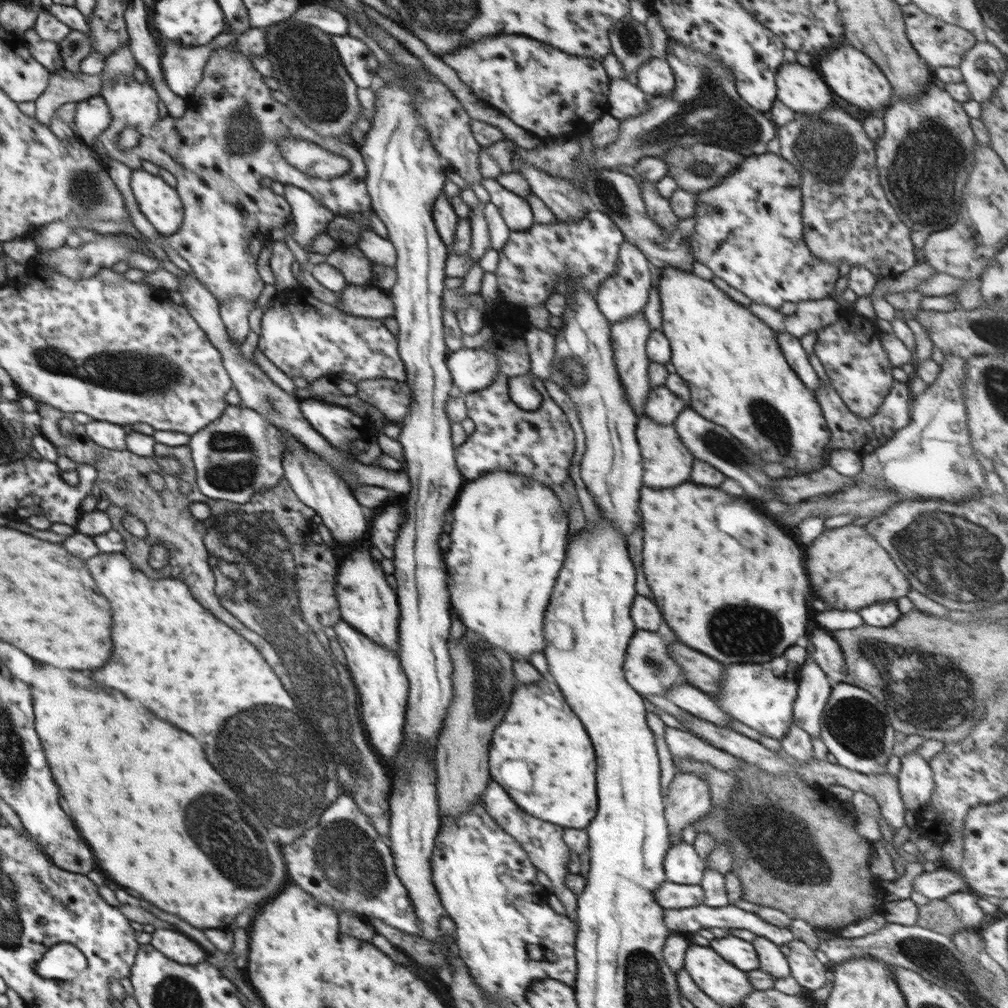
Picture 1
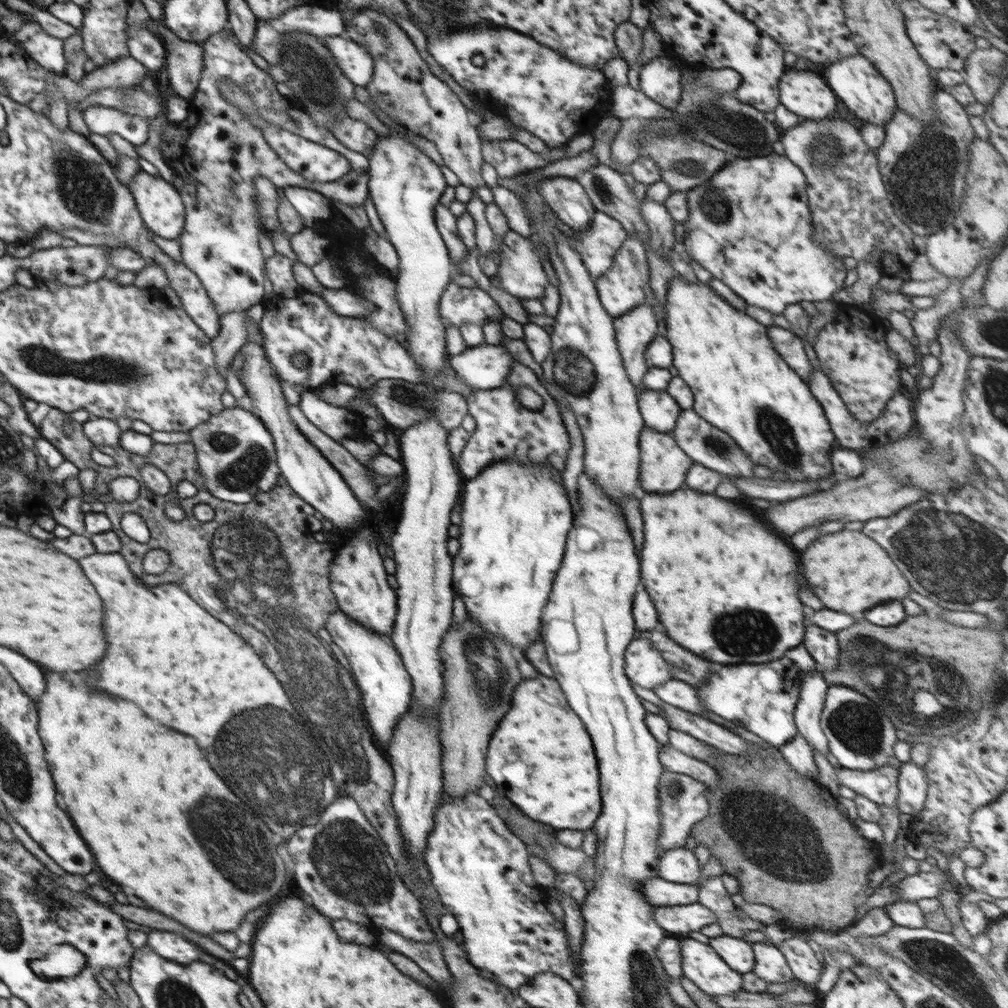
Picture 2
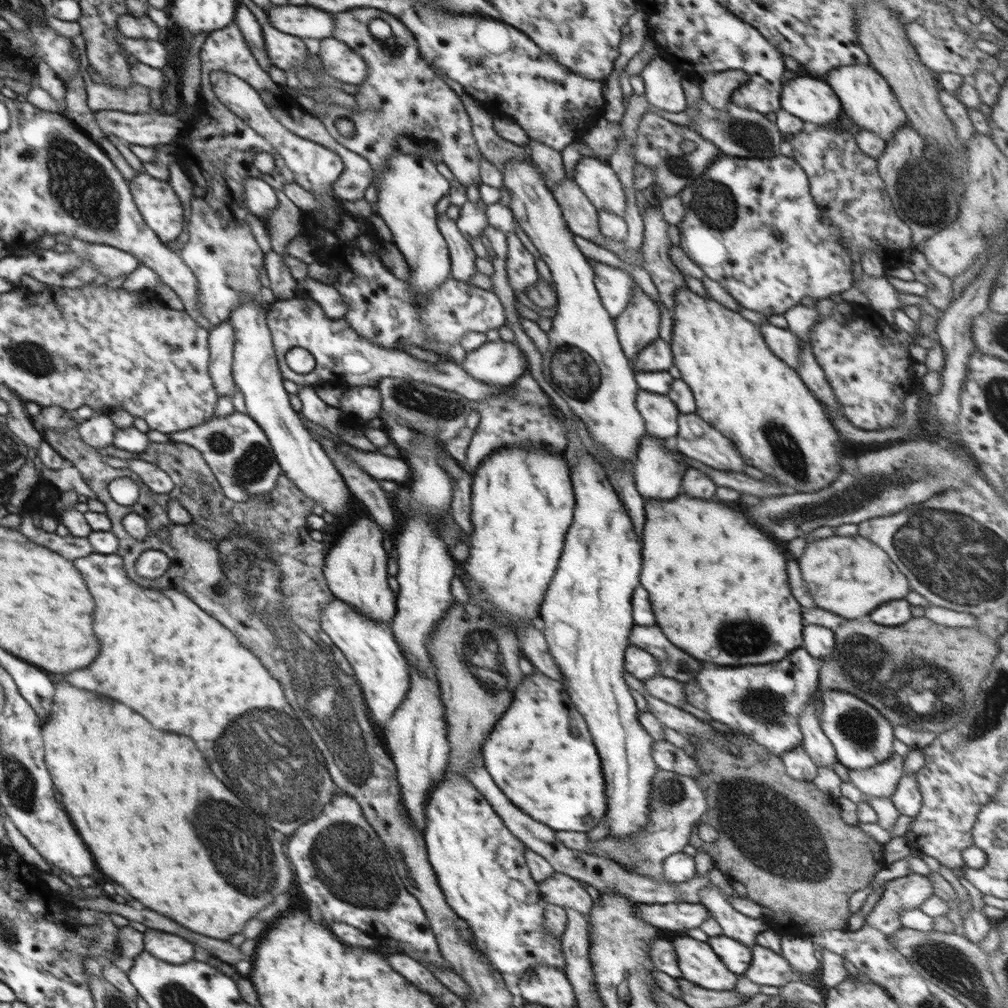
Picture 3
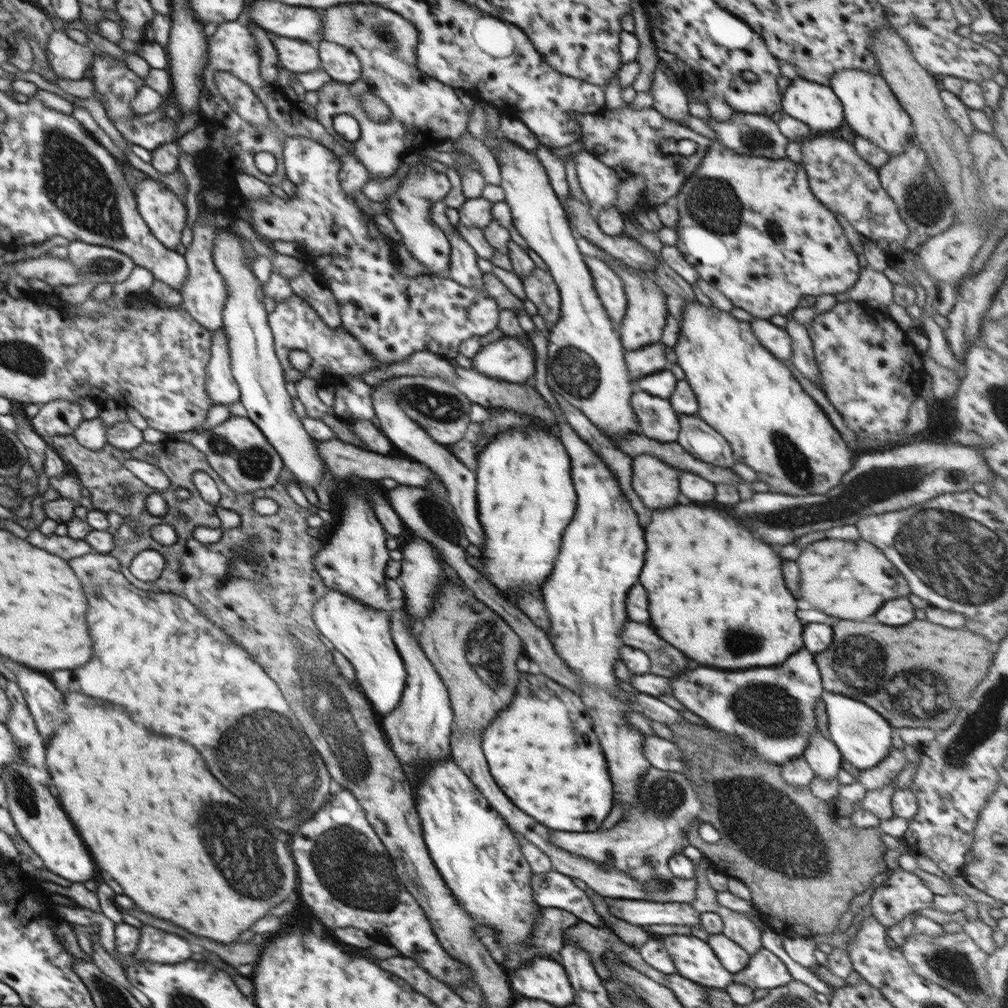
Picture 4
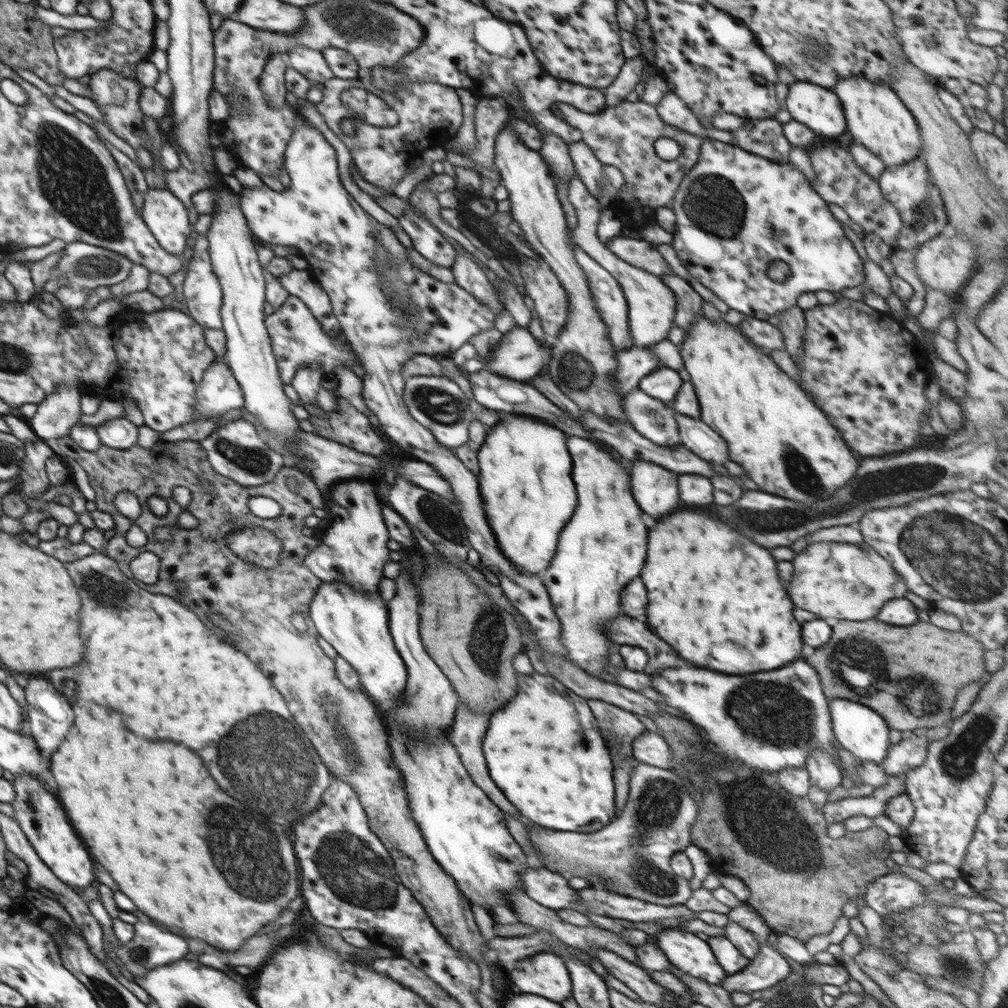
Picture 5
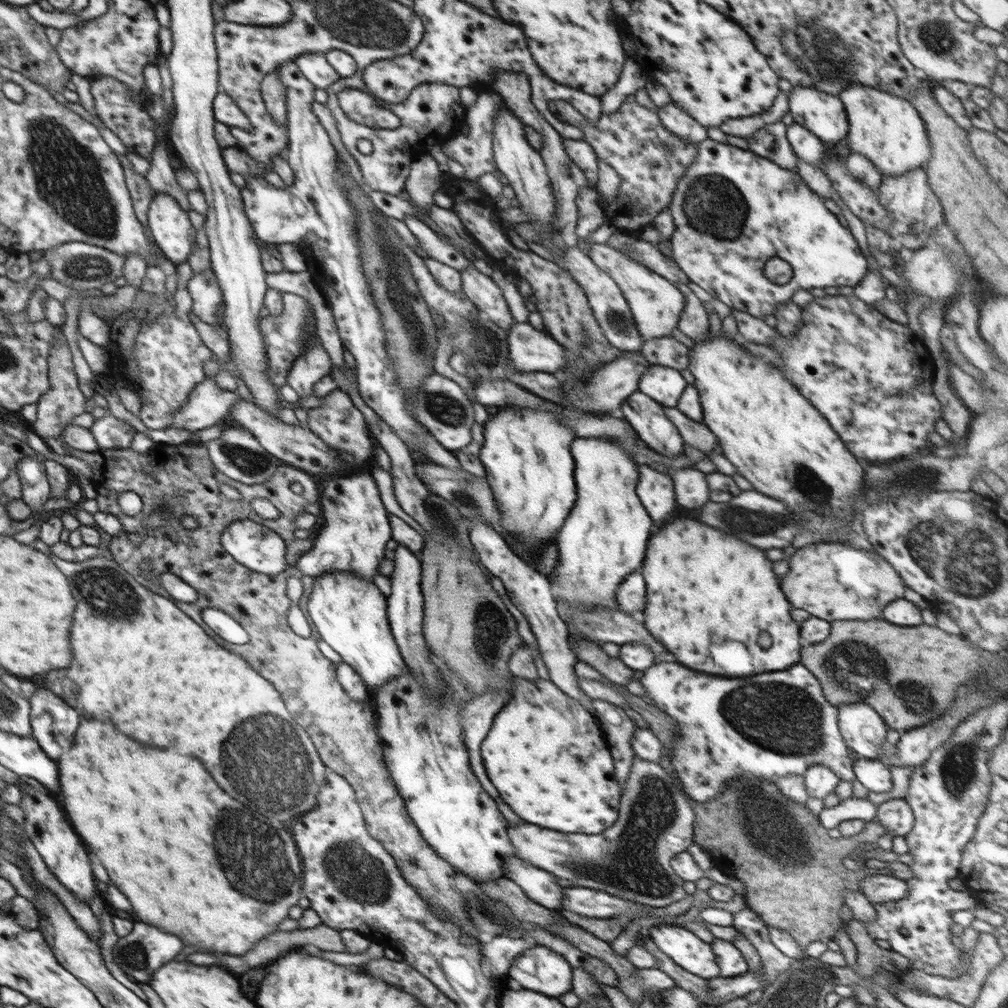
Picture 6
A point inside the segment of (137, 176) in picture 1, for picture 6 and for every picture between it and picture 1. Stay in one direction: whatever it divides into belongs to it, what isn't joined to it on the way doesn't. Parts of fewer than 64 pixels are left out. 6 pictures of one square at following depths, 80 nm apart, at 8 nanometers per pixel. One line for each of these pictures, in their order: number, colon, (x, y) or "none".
2: (160, 205)
3: (159, 206)
4: (164, 214)
5: (164, 214)
6: (173, 233)

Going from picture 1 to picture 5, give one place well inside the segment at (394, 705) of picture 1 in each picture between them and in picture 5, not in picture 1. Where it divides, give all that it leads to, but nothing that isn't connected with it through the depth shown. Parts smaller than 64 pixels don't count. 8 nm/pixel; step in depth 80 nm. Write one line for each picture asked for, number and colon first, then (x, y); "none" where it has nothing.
2: (385, 685)
3: (382, 672)
4: (362, 634)
5: (357, 626)

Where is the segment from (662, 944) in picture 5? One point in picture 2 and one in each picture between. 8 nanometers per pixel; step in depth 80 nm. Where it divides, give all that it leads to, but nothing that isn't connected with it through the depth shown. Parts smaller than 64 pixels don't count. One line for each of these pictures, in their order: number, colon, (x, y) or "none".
2: (700, 963)
3: (698, 962)
4: (693, 958)

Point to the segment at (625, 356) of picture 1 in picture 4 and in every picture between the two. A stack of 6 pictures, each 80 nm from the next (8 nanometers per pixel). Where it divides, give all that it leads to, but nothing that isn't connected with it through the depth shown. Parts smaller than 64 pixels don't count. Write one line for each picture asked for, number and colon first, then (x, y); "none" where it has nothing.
2: (635, 329)
3: (638, 325)
4: (645, 318)

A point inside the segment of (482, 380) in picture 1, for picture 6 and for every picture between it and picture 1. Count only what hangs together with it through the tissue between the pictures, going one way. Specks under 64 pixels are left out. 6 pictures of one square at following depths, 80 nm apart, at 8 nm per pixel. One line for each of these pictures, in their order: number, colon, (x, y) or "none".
2: (484, 367)
3: (499, 363)
4: (508, 359)
5: (519, 356)
6: (529, 349)

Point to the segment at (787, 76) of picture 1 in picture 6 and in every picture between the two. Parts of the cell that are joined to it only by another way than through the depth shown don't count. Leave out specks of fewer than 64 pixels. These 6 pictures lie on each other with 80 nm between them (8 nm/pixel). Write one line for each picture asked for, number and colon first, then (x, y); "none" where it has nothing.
2: (802, 93)
3: (812, 100)
4: (813, 104)
5: (819, 109)
6: (824, 115)

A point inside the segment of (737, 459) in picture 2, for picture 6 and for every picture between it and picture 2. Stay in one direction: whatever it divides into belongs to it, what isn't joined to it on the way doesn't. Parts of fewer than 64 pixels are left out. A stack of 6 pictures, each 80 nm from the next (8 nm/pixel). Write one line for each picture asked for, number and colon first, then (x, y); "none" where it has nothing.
3: (696, 438)
4: (703, 442)
5: (695, 434)
6: (698, 435)

